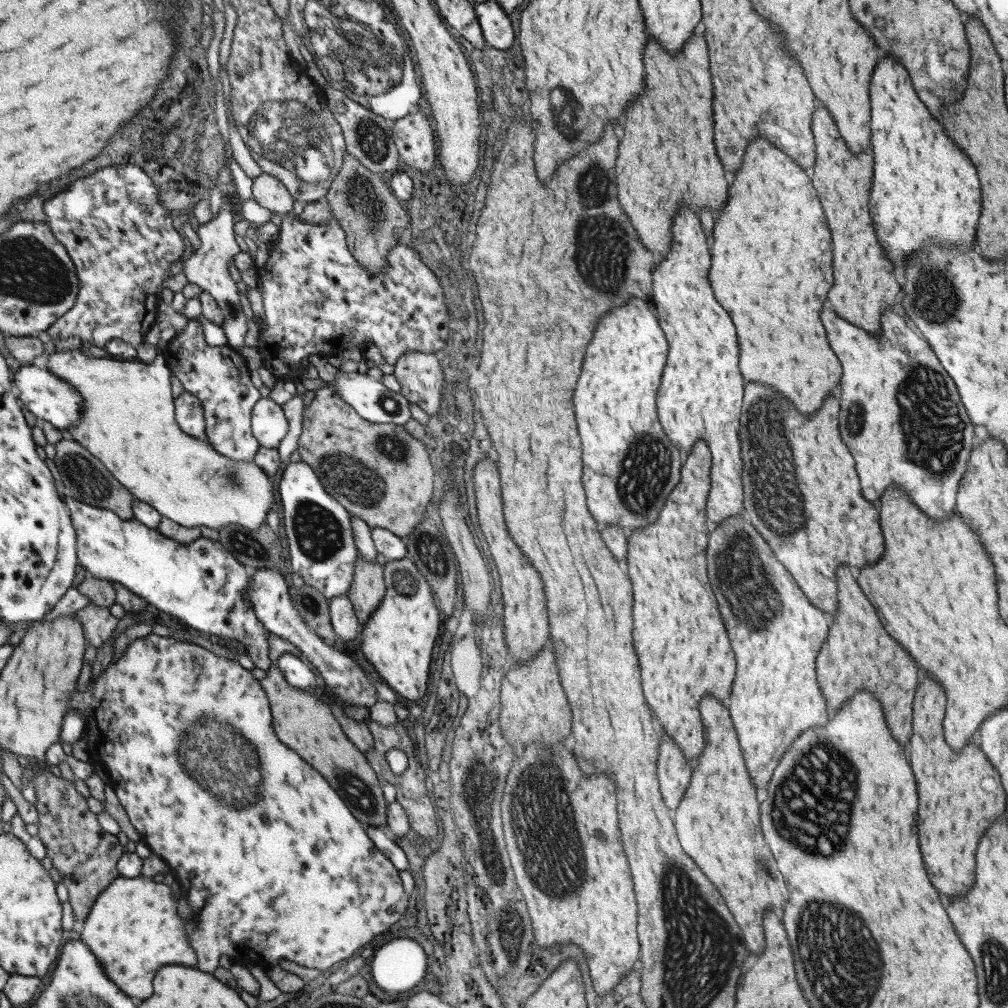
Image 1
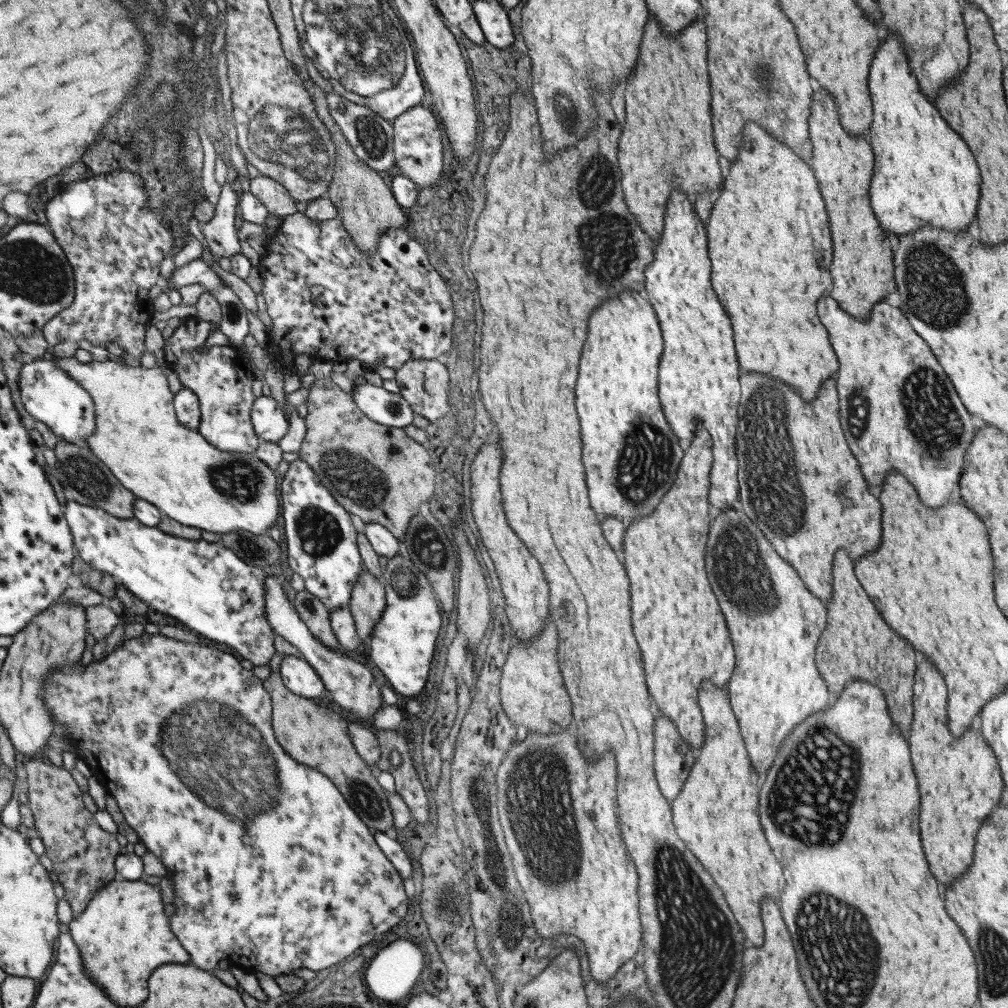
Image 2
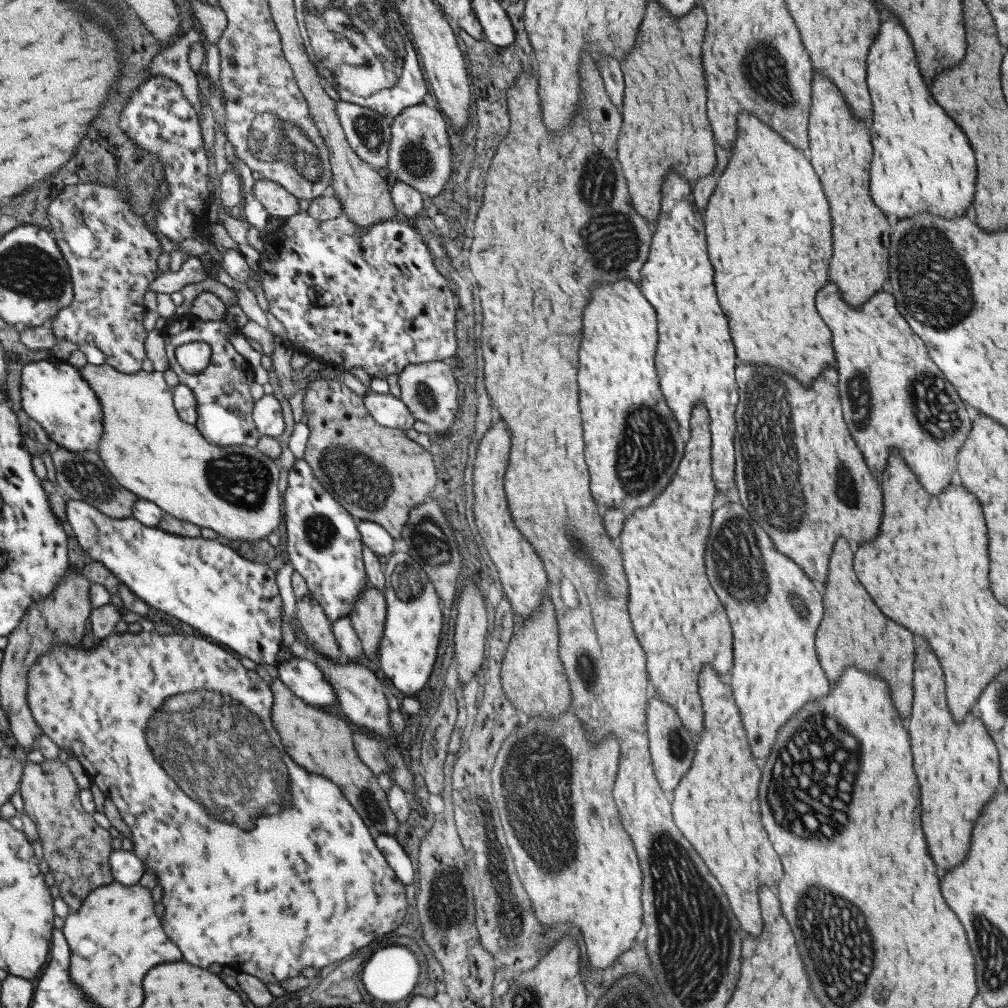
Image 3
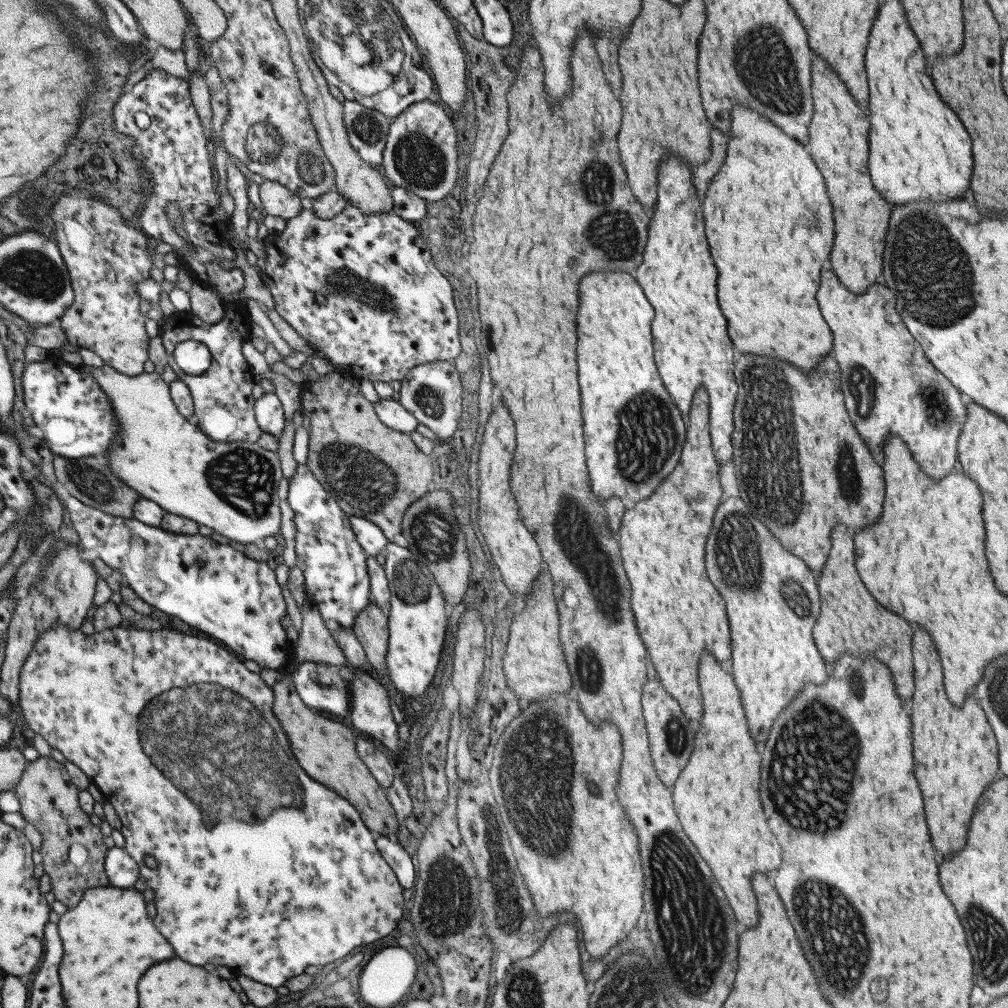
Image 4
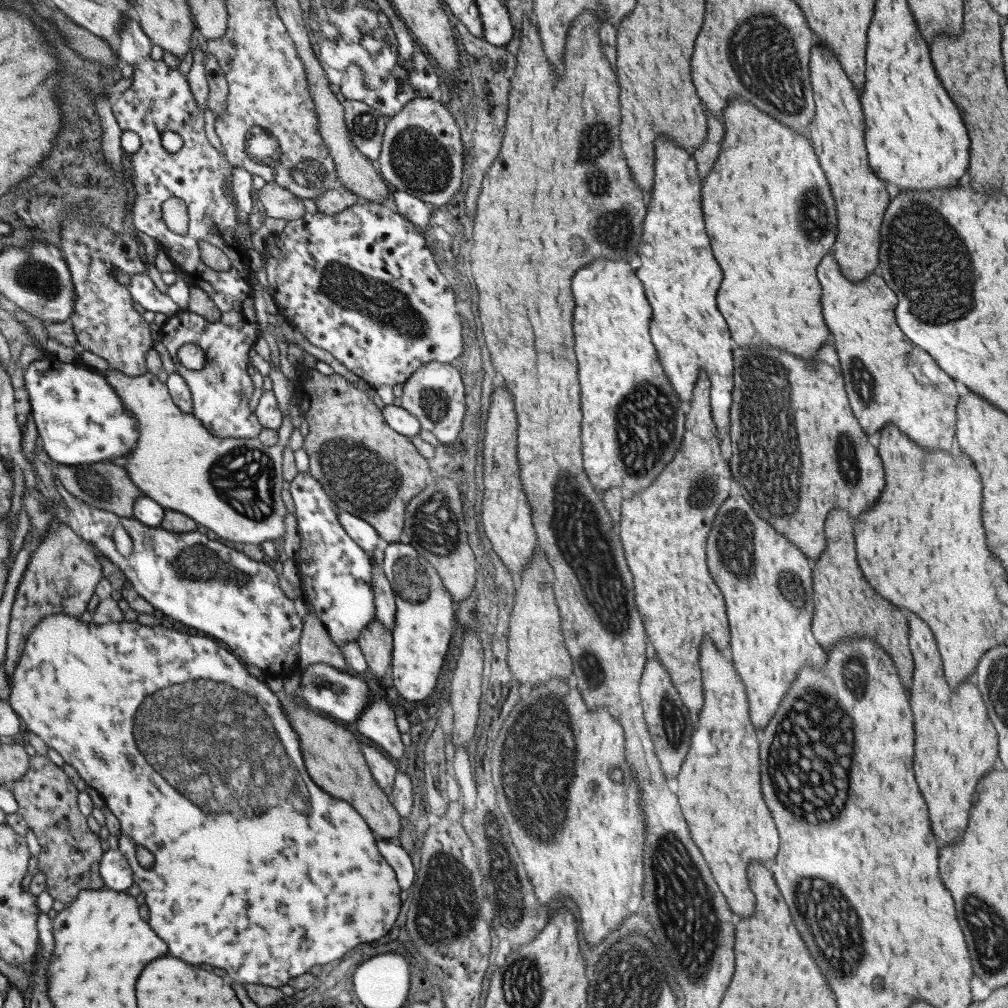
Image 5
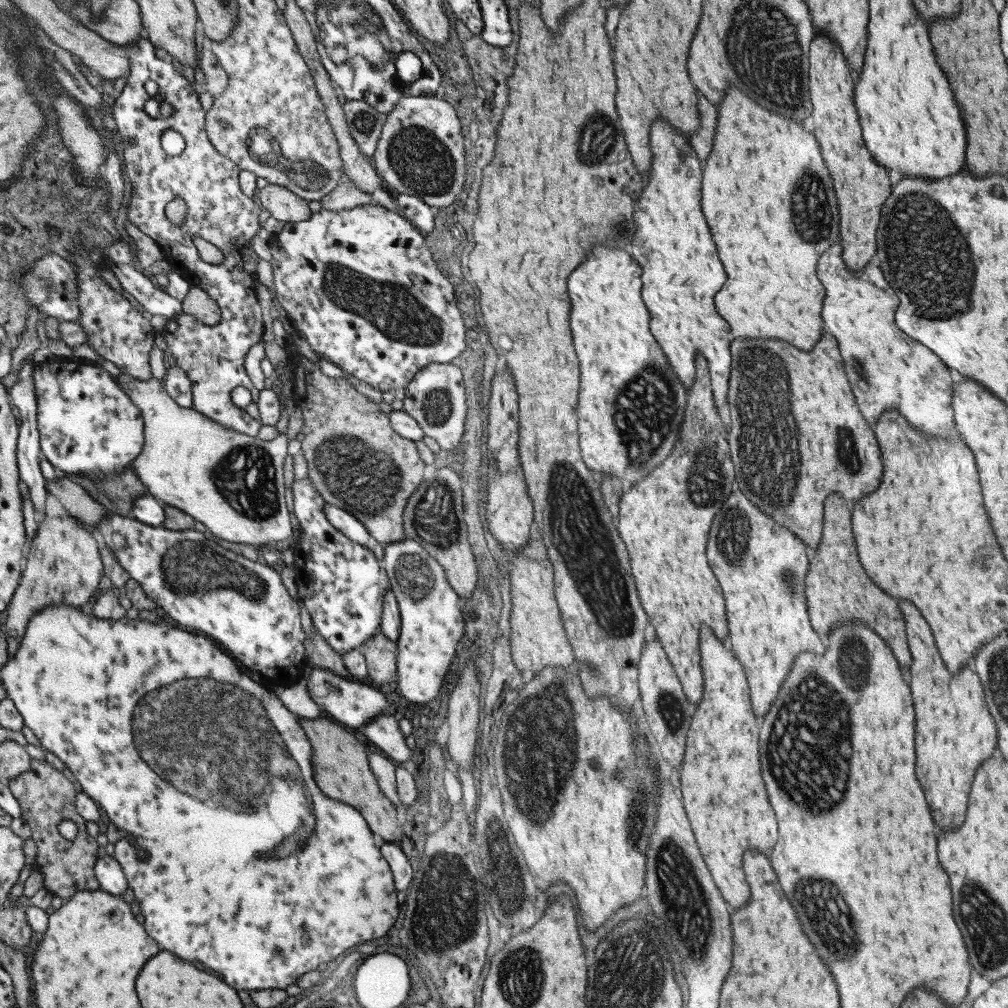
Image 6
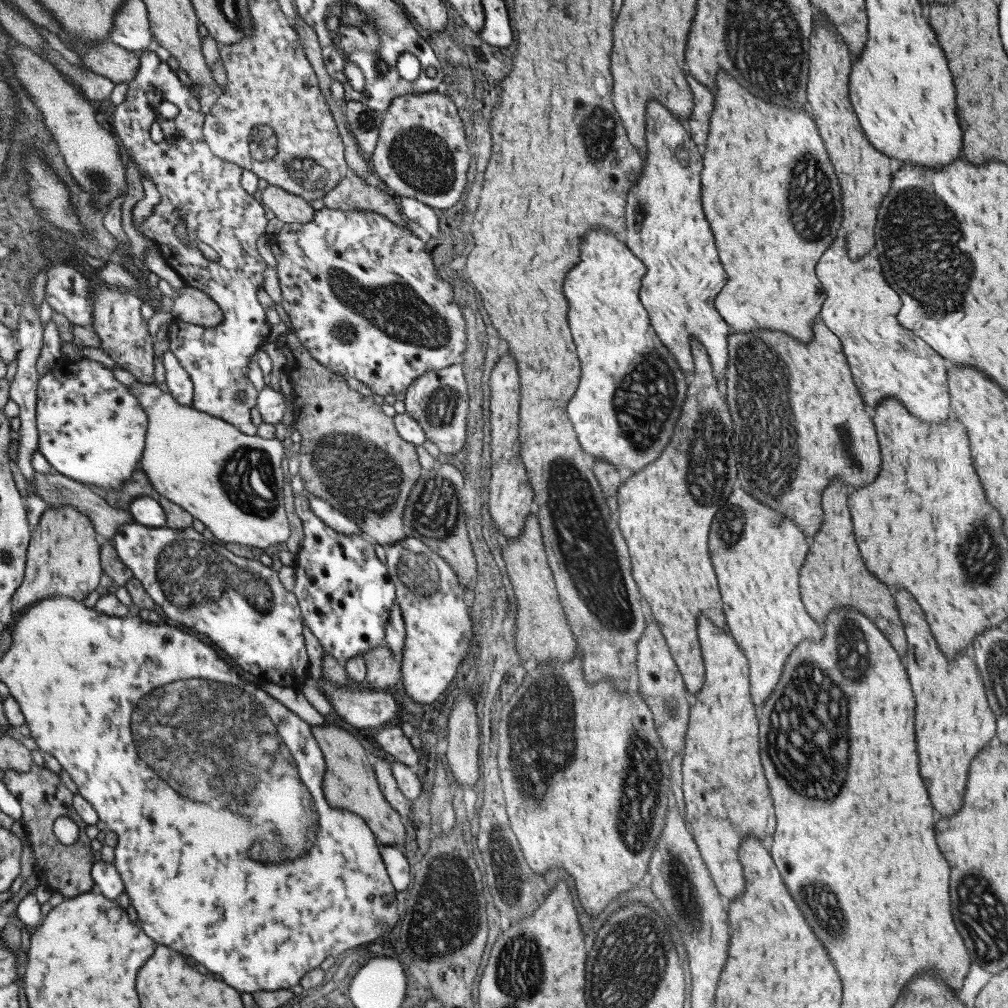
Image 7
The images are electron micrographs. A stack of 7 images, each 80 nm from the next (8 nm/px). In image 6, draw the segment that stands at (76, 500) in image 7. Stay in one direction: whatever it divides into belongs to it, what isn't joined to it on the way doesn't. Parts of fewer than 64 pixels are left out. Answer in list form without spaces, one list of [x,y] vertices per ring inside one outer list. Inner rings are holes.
[[[67,476],[55,481],[45,480],[45,492],[55,496],[71,517],[81,521],[81,524],[97,526],[109,514]]]

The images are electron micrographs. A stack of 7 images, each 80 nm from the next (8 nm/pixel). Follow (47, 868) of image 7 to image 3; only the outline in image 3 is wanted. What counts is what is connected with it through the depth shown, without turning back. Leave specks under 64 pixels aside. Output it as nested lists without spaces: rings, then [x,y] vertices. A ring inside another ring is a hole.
[[[44,759],[40,763],[26,760],[20,778],[23,809],[33,821],[42,846],[42,858],[48,864],[48,872],[58,886],[59,897],[75,912],[85,897],[95,888],[114,880],[108,863],[111,835],[95,823],[92,814],[81,808],[78,787],[67,769],[66,763]]]

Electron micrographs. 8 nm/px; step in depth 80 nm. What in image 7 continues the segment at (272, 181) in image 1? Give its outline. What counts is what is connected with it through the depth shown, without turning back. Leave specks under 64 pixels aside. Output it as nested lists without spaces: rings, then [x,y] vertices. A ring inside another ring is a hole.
[[[267,185],[261,189],[260,195],[261,204],[267,206],[281,222],[305,224],[313,218],[314,210],[309,202],[282,188]]]

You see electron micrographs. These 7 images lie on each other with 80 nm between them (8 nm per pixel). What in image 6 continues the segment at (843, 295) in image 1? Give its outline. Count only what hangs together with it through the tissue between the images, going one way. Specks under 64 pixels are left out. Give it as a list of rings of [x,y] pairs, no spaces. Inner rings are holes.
[[[823,36],[813,38],[809,44],[809,74],[813,120],[811,134],[817,138],[821,158],[835,186],[833,192],[839,206],[841,260],[849,270],[861,270],[869,262],[869,258],[877,253],[875,229],[878,227],[881,206],[891,192],[887,168],[879,166],[864,145],[854,105],[854,83],[846,60],[841,56],[841,50],[837,46],[831,46]]]

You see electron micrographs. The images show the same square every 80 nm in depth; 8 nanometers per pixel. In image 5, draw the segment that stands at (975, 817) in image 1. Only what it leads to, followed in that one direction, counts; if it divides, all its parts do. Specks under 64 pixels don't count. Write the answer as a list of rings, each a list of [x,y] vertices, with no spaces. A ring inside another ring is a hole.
[[[913,614],[907,616],[907,624],[915,668],[913,686],[909,692],[909,706],[915,724],[913,772],[927,804],[931,830],[939,846],[955,844],[965,830],[975,784],[997,761],[996,730],[987,716],[977,688],[971,682],[967,682],[967,686],[959,686],[957,690],[951,690],[945,684],[939,654],[927,624]]]

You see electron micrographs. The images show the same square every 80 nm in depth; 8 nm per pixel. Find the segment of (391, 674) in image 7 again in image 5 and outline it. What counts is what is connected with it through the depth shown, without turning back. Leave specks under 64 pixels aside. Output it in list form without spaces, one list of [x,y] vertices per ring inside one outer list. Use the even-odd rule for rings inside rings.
[[[377,617],[369,621],[356,638],[366,667],[376,678],[383,678],[391,666],[392,636]]]

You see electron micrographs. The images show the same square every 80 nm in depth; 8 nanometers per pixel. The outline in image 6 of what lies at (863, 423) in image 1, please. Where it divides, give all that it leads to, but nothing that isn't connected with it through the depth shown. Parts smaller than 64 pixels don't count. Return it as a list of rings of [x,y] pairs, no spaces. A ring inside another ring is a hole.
[[[833,244],[831,248],[827,248],[827,252],[817,262],[817,278],[821,280],[821,286],[825,290],[821,320],[823,320],[825,330],[837,340],[851,394],[865,422],[869,426],[875,426],[883,410],[897,410],[911,428],[927,436],[947,438],[951,422],[953,422],[951,418],[953,389],[948,368],[926,346],[909,338],[895,326],[894,312],[897,308],[897,296],[885,284],[881,270],[868,262],[861,272],[849,272],[841,262],[839,244]]]

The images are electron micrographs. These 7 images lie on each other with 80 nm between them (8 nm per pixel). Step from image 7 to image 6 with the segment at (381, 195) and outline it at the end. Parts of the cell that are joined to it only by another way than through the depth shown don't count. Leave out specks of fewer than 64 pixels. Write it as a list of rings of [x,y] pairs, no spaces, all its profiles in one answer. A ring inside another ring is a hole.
[[[343,177],[343,179],[327,194],[324,194],[318,202],[321,209],[329,211],[341,211],[353,207],[360,207],[361,205],[379,205],[371,198],[371,194],[361,192],[346,177]]]

